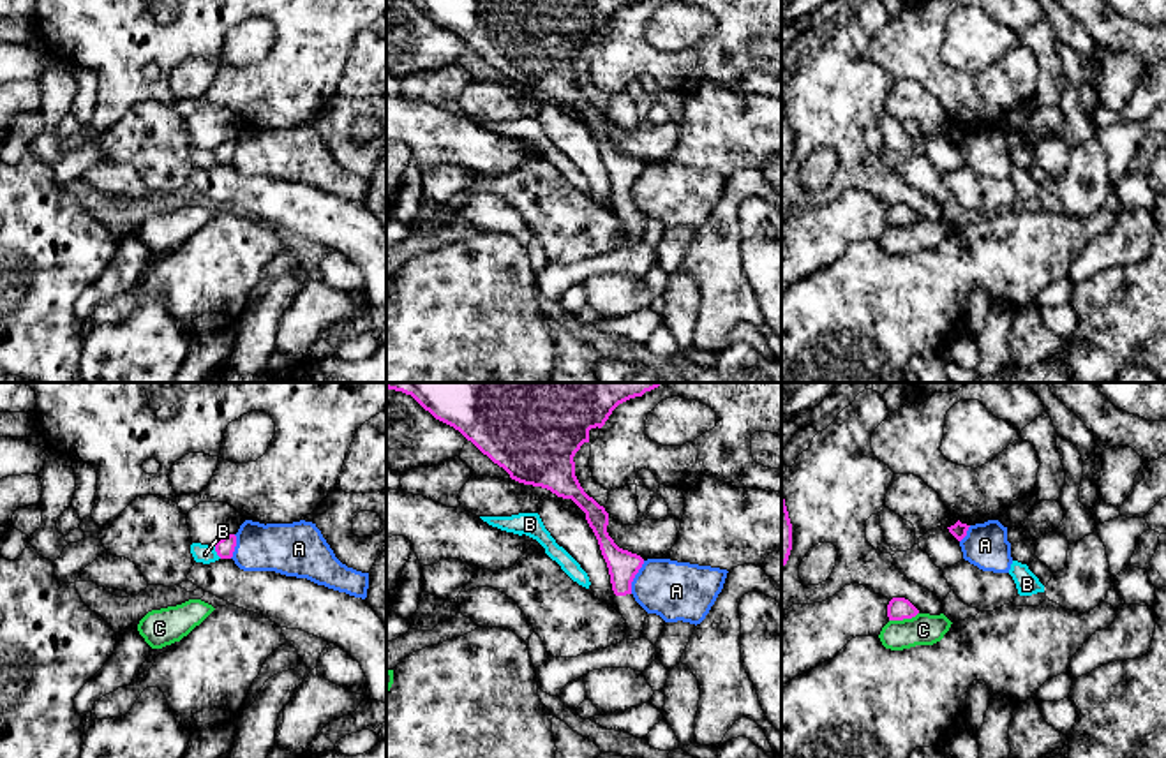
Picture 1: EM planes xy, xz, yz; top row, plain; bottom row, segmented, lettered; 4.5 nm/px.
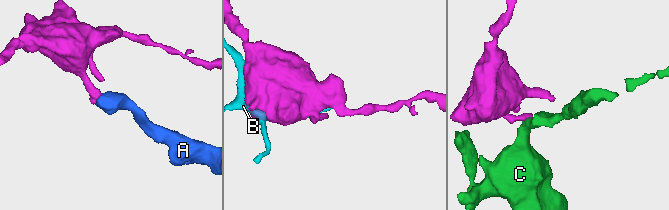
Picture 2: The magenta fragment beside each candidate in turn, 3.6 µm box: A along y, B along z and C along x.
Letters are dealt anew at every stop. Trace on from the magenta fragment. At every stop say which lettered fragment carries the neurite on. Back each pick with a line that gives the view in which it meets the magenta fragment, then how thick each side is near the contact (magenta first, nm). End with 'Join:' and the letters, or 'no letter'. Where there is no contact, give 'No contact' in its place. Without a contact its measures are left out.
Join: no letter

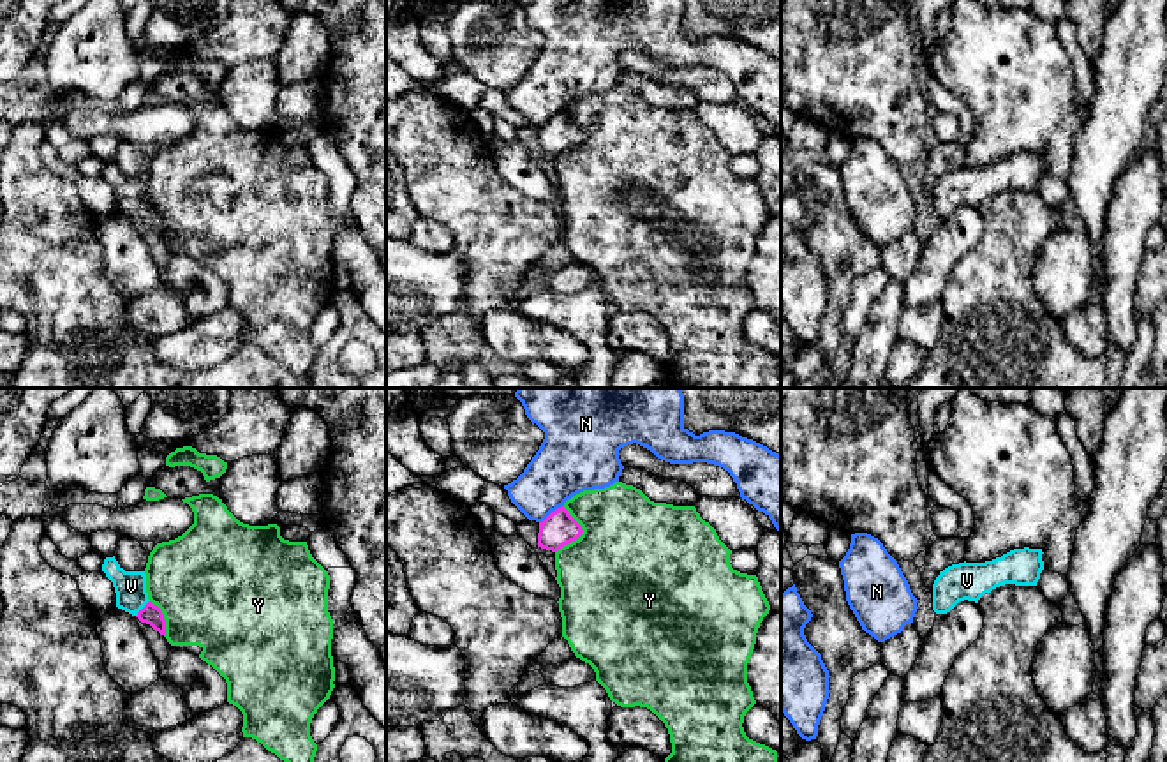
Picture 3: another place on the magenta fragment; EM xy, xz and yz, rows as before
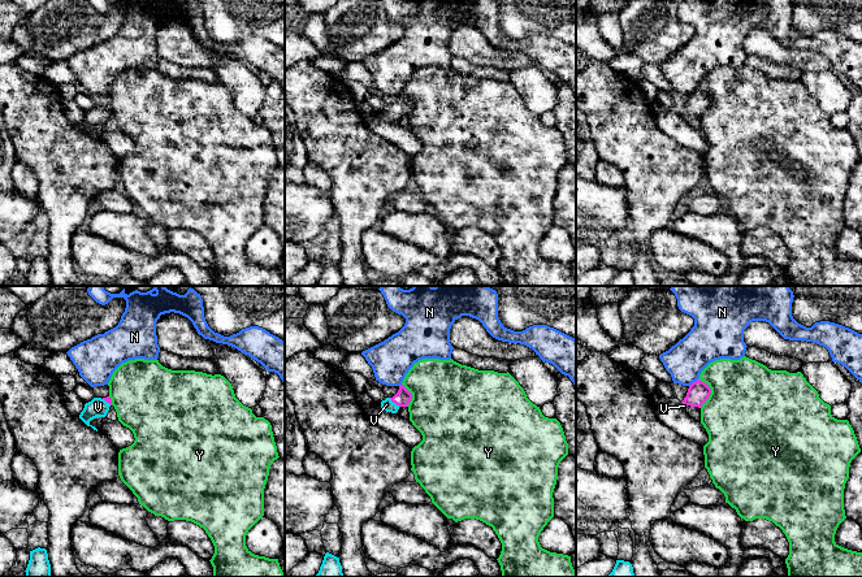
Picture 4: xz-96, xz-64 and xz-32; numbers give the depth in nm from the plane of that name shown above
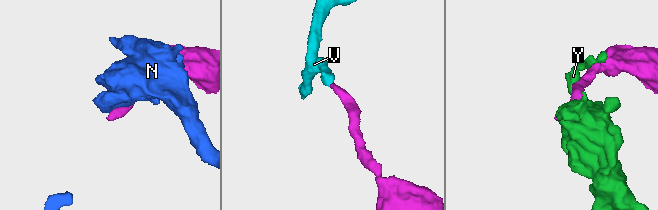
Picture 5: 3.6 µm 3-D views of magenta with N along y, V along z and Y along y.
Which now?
V: Touches magenta in xy. Thickness 90 nm (magenta) against 140 nm
Join: V

